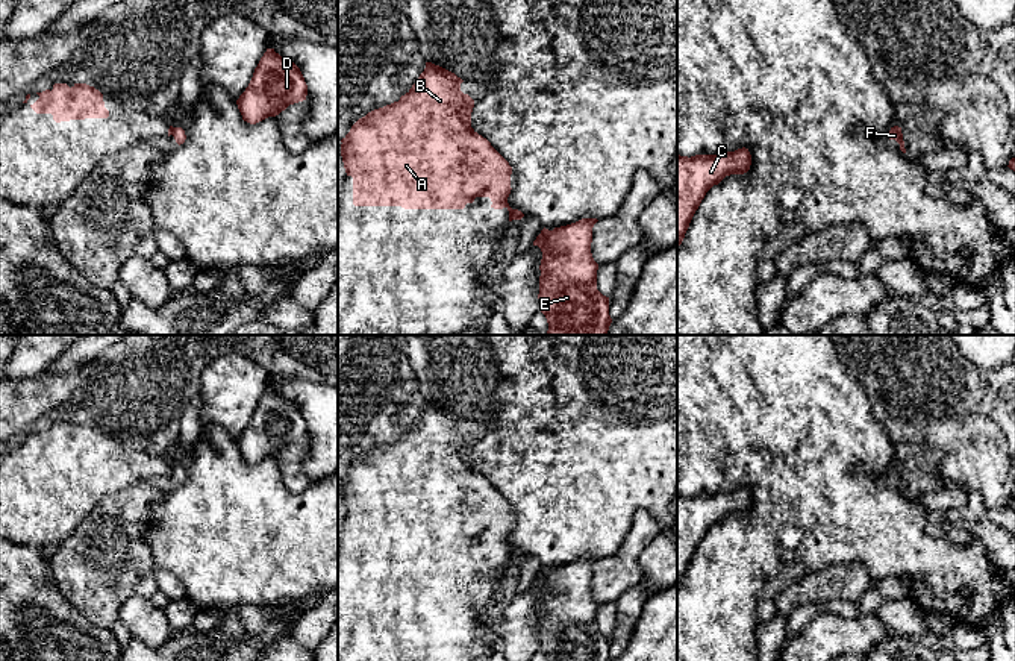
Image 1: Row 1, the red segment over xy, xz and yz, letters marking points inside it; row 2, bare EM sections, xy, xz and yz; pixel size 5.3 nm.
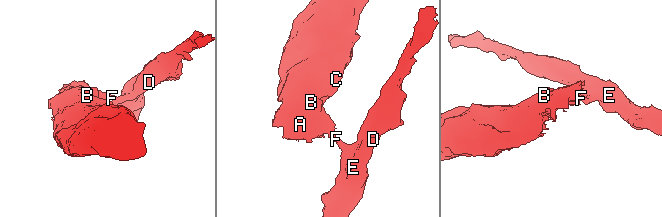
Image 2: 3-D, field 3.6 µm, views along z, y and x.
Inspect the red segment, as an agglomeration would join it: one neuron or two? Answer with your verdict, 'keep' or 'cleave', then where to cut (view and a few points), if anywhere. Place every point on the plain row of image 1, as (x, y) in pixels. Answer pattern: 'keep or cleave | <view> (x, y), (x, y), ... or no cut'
cleave | xz (514, 549), (512, 558)

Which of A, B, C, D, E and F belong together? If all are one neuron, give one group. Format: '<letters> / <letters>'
A B C / D E F

